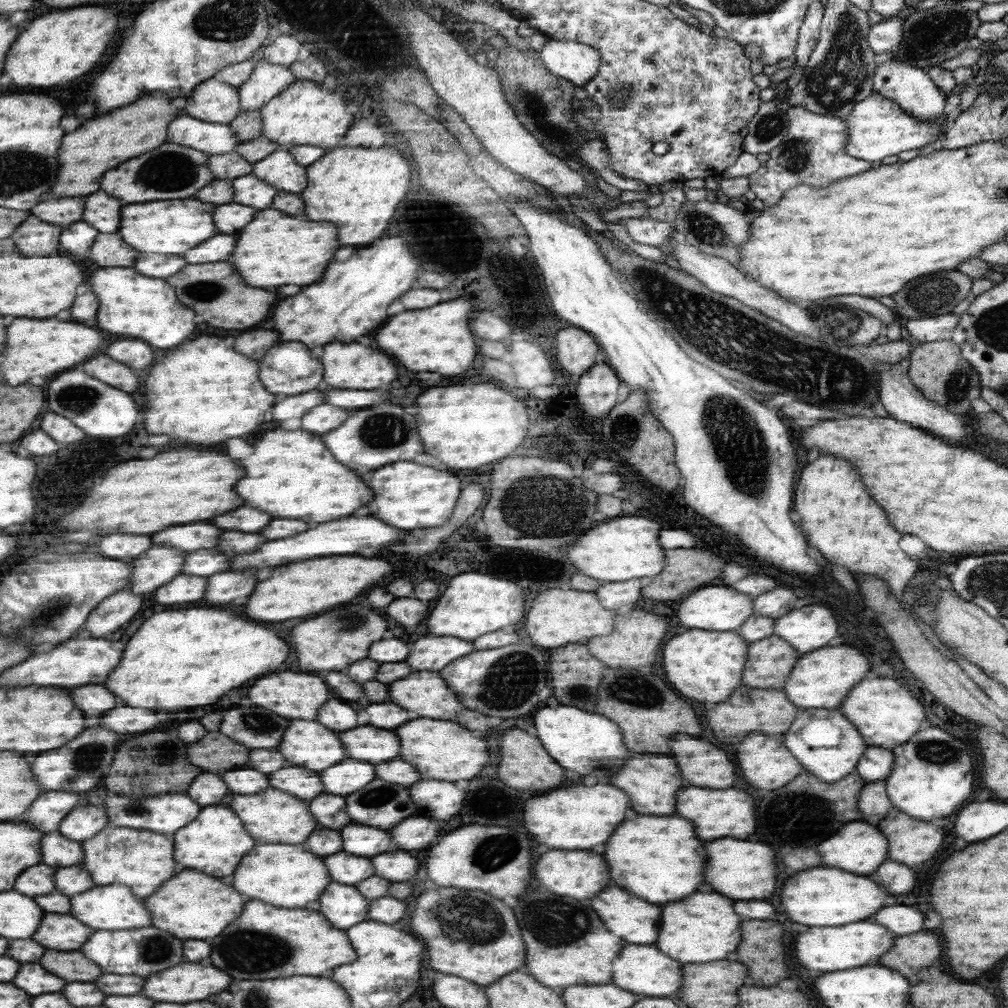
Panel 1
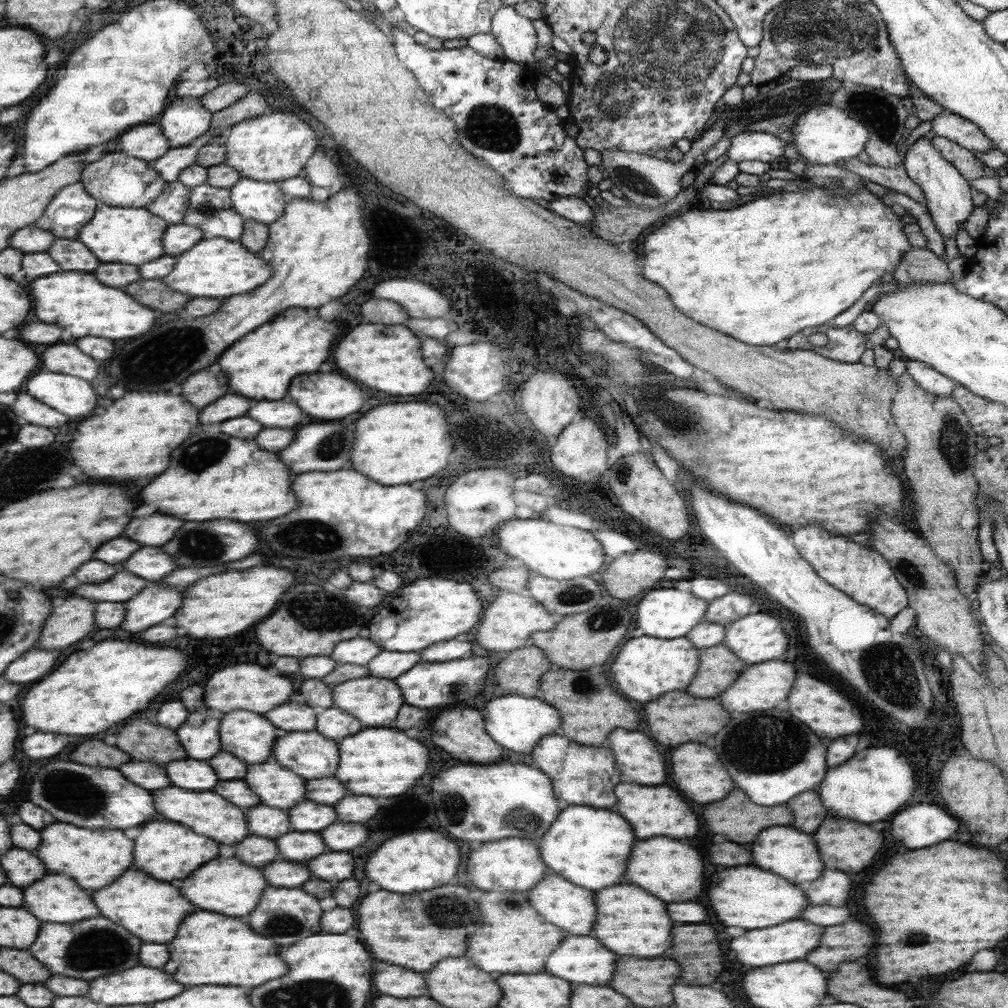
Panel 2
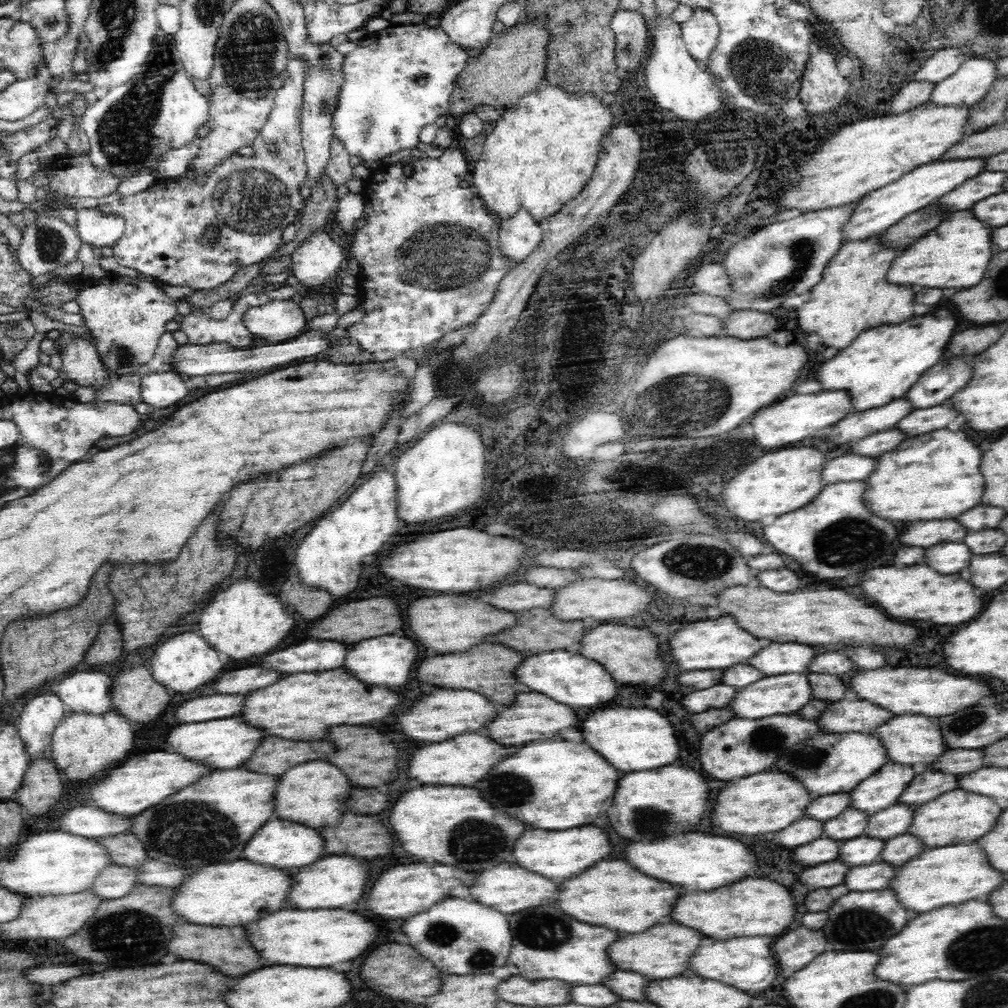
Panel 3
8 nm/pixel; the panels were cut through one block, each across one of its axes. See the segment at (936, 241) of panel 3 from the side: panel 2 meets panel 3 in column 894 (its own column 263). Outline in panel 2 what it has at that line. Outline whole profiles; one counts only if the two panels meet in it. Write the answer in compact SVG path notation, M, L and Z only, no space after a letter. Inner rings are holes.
M224 237L202 239L190 251L177 256L174 272L162 278L166 284L172 284L178 292L200 296L200 298L228 298L234 294L250 292L262 286L268 278L272 278L272 268L266 260L252 254L252 251L240 241L228 240Z

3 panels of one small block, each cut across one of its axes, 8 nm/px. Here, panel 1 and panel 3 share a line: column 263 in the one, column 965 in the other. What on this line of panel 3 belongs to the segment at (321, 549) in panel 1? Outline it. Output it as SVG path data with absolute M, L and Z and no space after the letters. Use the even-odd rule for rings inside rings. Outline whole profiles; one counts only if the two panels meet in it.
M946 542L926 550L926 564L940 574L956 574L972 560L972 552L964 542Z

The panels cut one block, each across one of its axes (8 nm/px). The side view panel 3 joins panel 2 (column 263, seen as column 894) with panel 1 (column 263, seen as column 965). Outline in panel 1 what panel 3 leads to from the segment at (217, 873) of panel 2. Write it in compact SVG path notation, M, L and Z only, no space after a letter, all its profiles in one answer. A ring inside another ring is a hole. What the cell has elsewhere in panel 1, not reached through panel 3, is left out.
M256 844L244 860L240 860L240 868L236 868L236 876L232 876L232 886L238 892L254 900L264 900L268 904L276 904L280 908L306 909L315 907L312 902L318 902L324 888L330 885L328 868L324 860L302 844ZM312 904L312 906L308 906Z

